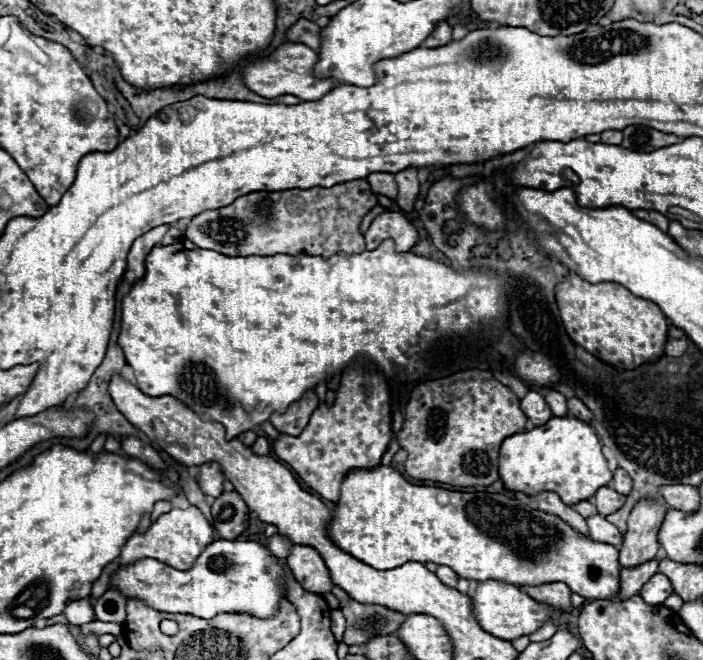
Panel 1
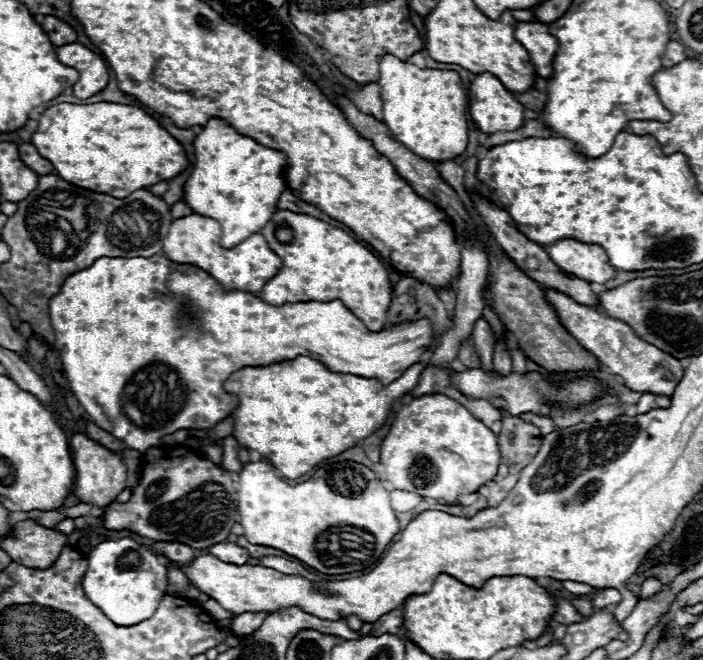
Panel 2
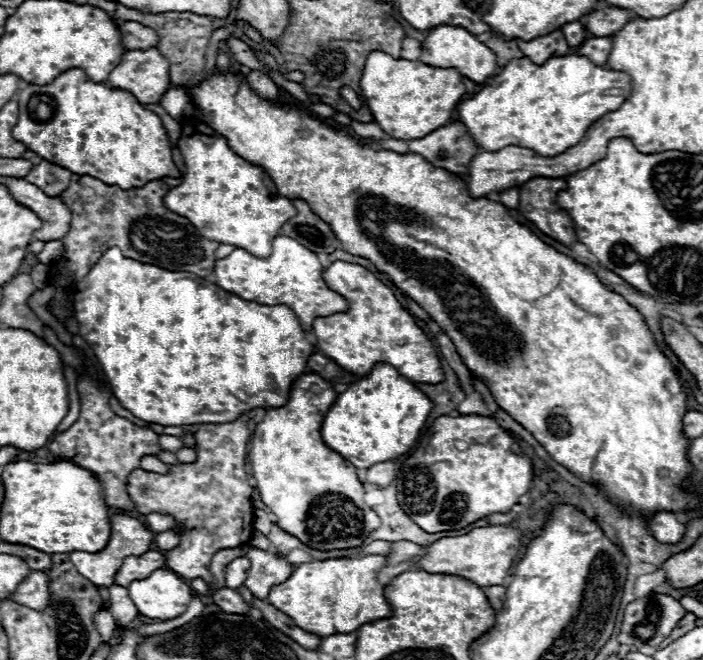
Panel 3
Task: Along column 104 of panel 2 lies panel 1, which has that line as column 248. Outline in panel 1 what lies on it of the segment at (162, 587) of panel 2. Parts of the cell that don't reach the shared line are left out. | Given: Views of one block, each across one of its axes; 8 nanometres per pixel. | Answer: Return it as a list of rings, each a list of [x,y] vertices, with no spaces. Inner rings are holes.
[[[216,540],[198,556],[194,568],[176,570],[160,560],[142,558],[130,566],[120,566],[116,574],[112,574],[112,588],[118,588],[126,598],[140,598],[148,606],[170,612],[170,614],[192,614],[196,618],[210,620],[216,614],[234,612],[234,614],[250,614],[256,618],[272,618],[280,610],[280,602],[286,600],[284,586],[284,566],[272,556],[272,552],[260,542],[240,542],[240,540]]]

